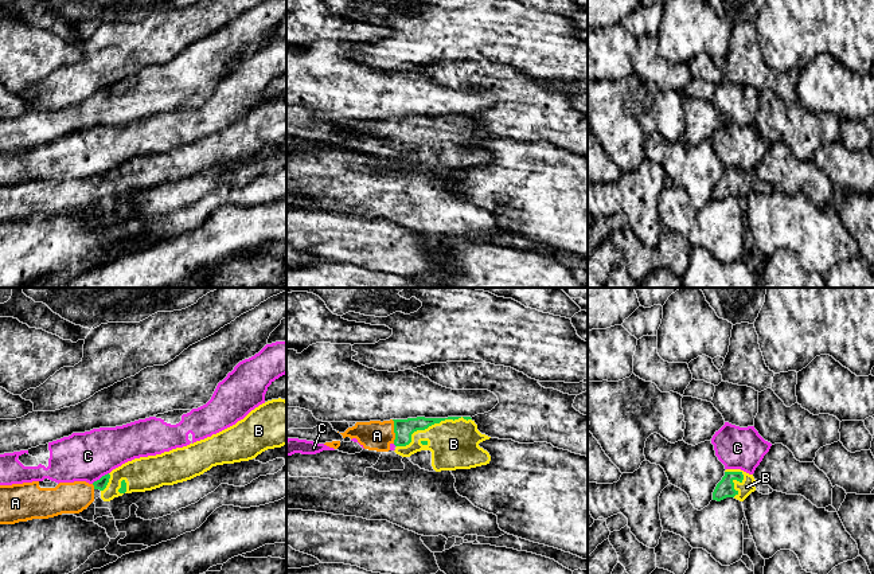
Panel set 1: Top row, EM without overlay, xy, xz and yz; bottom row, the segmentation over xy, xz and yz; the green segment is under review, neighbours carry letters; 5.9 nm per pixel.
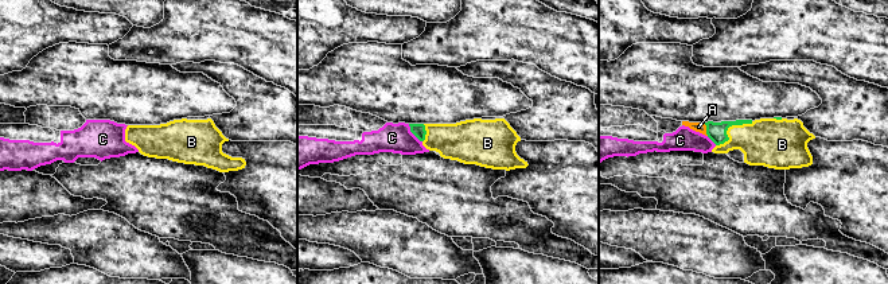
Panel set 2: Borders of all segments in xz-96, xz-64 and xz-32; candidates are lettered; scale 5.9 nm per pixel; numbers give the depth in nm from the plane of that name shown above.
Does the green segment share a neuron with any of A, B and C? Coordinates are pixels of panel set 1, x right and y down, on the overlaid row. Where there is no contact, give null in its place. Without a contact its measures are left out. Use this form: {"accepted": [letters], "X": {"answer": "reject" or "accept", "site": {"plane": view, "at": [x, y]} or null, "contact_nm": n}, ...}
{"accepted": ["A", "B"], "A": {"answer": "accept", "site": {"plane": "xz", "at": [394, 432]}, "contact_nm": 140}, "B": {"answer": "accept", "site": {"plane": "xz", "at": [430, 425]}, "contact_nm": 480}, "C": {"answer": "reject", "site": {"plane": "xy", "at": [101, 477]}, "contact_nm": 120}}

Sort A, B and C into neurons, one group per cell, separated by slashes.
A B / C

